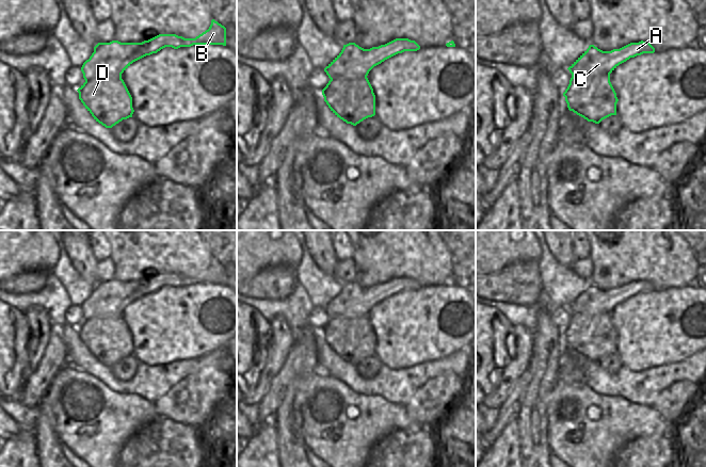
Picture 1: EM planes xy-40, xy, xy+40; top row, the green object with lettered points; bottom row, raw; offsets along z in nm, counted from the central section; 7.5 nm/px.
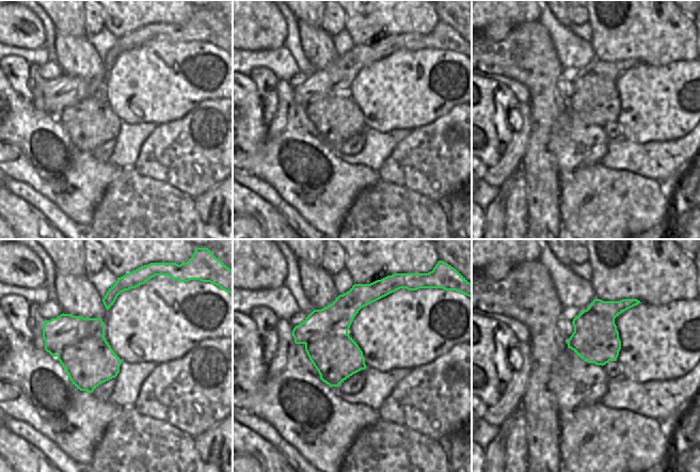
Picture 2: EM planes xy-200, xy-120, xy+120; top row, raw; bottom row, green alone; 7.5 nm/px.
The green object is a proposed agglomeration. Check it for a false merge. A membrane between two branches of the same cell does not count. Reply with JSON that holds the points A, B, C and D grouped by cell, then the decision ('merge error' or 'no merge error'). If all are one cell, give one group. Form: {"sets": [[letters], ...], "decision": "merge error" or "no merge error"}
{"sets": [["A", "B", "C"], ["D"]], "decision": "merge error"}

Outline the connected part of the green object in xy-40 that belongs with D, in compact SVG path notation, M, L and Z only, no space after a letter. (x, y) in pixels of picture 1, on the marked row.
M91 79L77 91L85 109L106 128L132 117L132 97L123 79Z

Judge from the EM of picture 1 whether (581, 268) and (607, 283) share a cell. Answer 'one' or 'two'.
two

